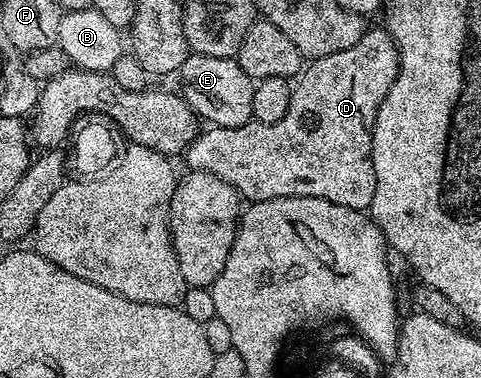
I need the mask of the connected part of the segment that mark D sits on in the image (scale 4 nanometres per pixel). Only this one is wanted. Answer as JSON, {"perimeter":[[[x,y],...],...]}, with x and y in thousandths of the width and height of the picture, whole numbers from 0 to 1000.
{"perimeter":[[[769,71],[755,101],[738,111],[738,122],[721,122],[721,132],[705,132],[705,143],[680,143],[649,161],[624,193],[609,238],[605,280],[597,302],[580,312],[580,323],[520,323],[495,339],[428,336],[412,347],[410,362],[395,376],[380,405],[380,421],[395,434],[395,447],[447,460],[447,471],[486,497],[495,521],[518,534],[590,519],[644,519],[696,534],[705,545],[765,556],[780,524],[784,479],[771,418],[780,312],[832,180],[834,148],[825,138],[825,114],[809,98],[798,71]]]}

